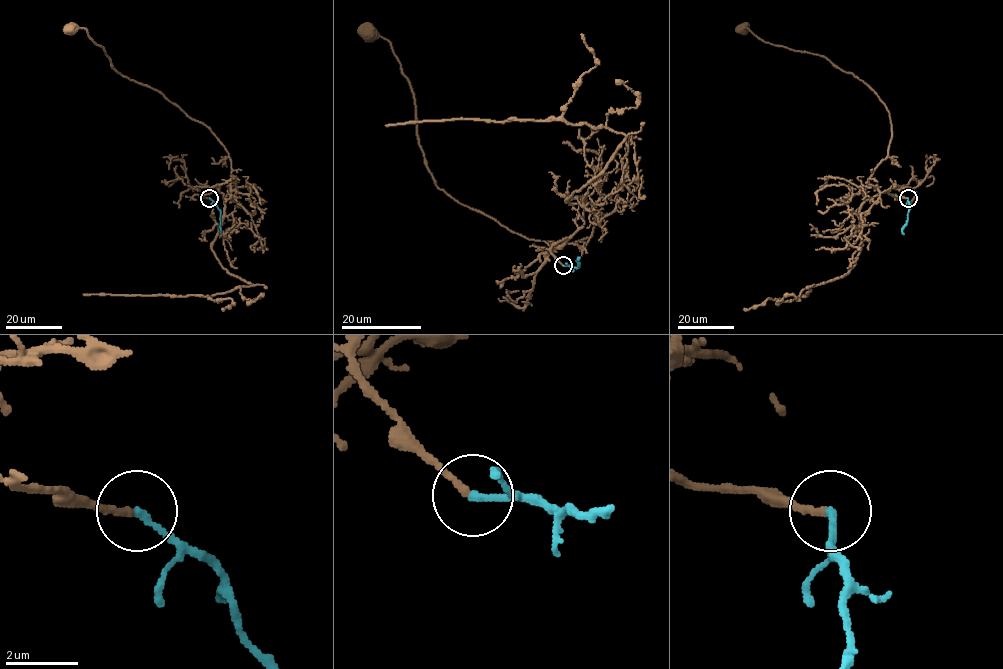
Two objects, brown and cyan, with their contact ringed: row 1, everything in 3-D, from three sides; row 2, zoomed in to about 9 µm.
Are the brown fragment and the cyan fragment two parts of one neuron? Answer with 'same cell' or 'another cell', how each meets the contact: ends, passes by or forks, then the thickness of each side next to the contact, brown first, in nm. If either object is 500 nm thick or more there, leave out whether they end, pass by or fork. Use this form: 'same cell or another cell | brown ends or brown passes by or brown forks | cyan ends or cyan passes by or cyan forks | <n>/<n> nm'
same cell | brown ends | cyan ends | 200/200 nm

